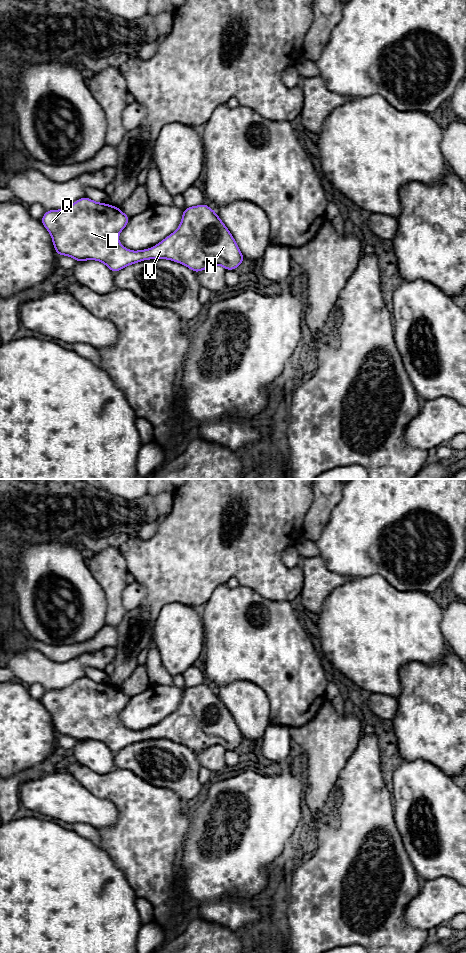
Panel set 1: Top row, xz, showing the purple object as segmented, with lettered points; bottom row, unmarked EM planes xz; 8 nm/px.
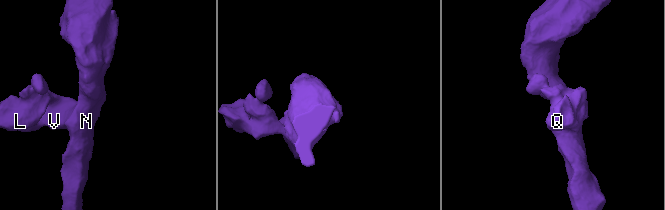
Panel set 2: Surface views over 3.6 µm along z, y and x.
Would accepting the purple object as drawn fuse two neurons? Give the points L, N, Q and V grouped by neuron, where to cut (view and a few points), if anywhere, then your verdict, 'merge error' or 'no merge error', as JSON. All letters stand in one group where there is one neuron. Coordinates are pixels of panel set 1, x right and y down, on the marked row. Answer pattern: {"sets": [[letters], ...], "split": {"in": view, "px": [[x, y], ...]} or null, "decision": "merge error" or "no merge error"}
{"sets": [["L", "N", "Q", "V"]], "split": null, "decision": "no merge error"}

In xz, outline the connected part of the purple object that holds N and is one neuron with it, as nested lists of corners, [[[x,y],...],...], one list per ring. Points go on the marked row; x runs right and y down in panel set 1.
[[[83,197],[61,210],[46,211],[41,218],[44,227],[52,236],[57,255],[66,255],[77,262],[98,260],[114,273],[131,264],[148,259],[169,259],[181,263],[195,273],[211,266],[223,266],[226,271],[235,270],[245,260],[235,239],[217,216],[216,212],[202,203],[184,208],[180,226],[167,238],[150,249],[131,251],[118,240],[130,217],[113,205],[95,202]]]

